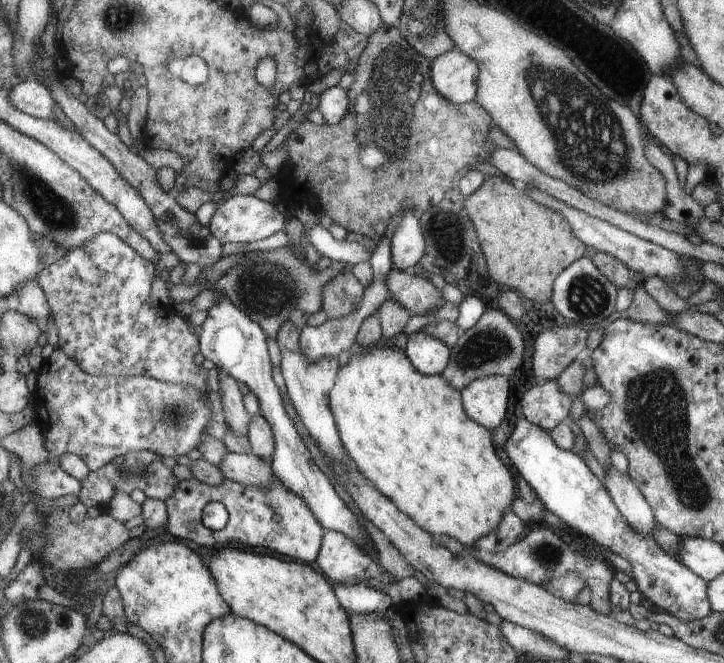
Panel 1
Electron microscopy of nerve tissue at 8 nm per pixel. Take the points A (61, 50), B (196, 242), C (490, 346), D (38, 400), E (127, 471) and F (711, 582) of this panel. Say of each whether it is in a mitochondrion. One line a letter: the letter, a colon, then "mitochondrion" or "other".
A: other
B: other
C: mitochondrion
D: other
E: mitochondrion
F: other

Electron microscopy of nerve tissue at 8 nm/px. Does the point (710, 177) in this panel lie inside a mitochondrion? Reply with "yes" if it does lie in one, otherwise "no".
no

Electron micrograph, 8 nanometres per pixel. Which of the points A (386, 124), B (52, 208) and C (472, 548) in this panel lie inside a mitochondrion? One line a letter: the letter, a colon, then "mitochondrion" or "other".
A: mitochondrion
B: mitochondrion
C: other

